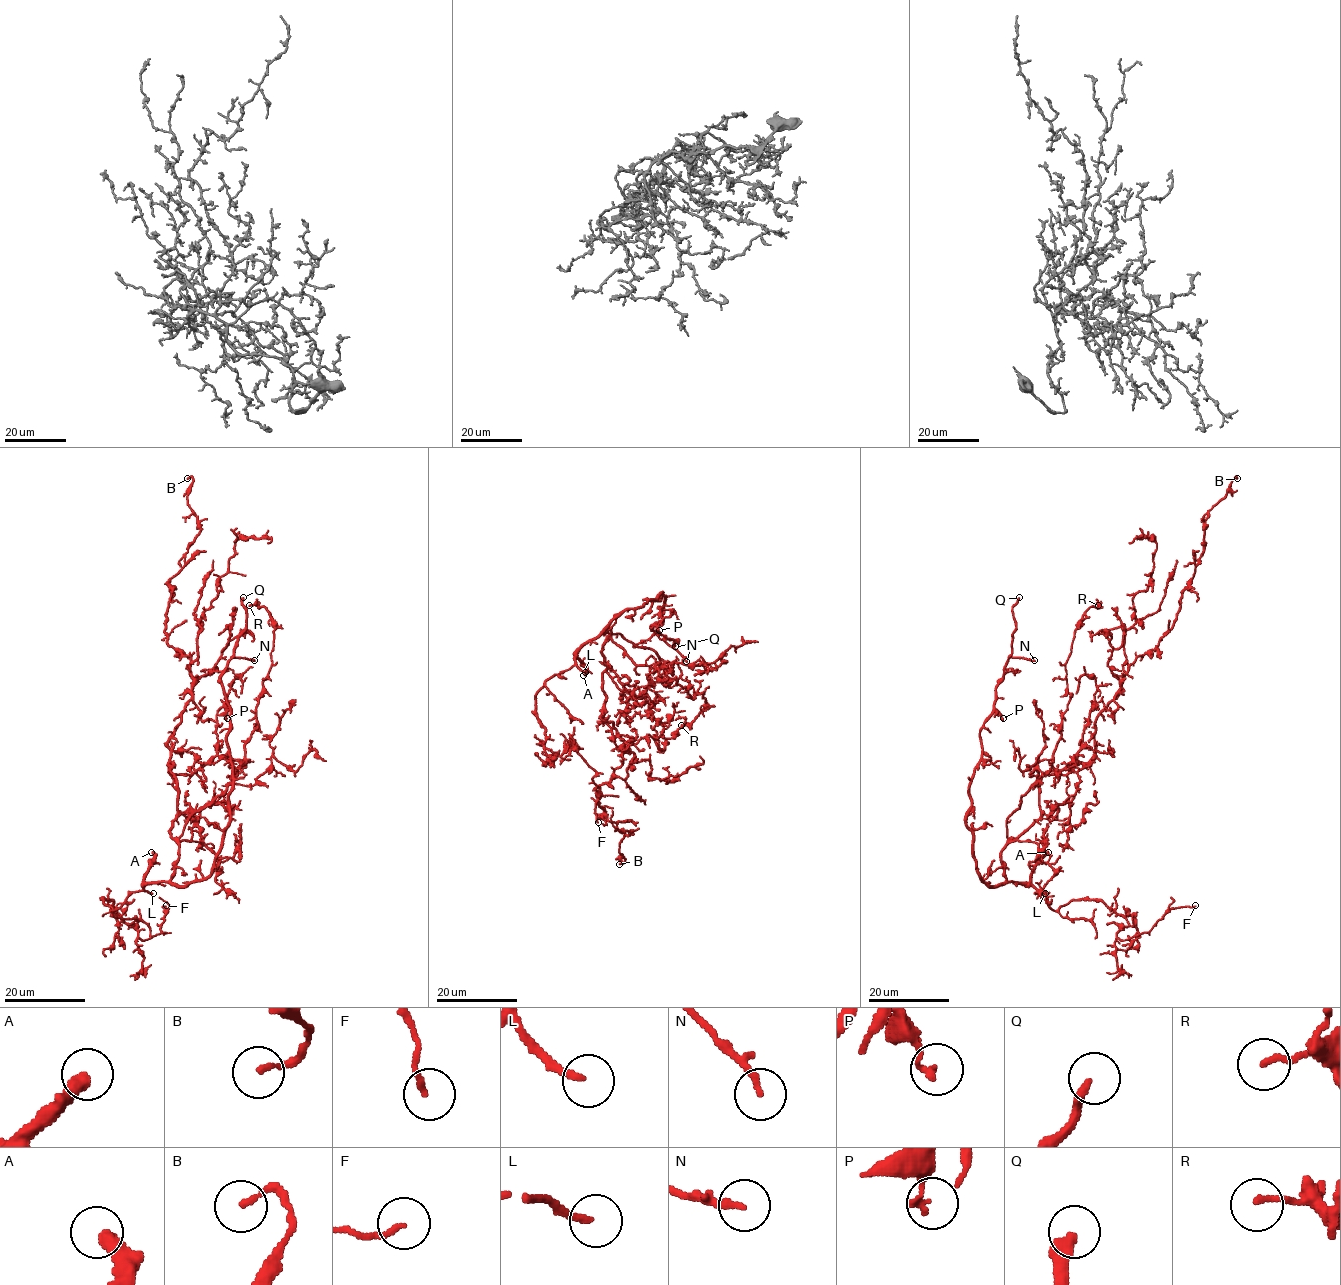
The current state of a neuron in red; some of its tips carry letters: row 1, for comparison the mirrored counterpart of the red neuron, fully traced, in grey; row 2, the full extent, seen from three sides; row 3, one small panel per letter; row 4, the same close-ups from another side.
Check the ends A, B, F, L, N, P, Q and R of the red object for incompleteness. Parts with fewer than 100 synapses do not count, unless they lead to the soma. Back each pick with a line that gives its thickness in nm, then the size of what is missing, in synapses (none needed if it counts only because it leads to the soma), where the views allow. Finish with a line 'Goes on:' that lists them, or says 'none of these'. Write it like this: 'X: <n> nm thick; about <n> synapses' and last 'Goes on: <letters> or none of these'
A: 440 nm thick; about 900 synapses
L: 190 nm thick; about 400 synapses
Q: 320 nm thick
Goes on: A, L, Q

